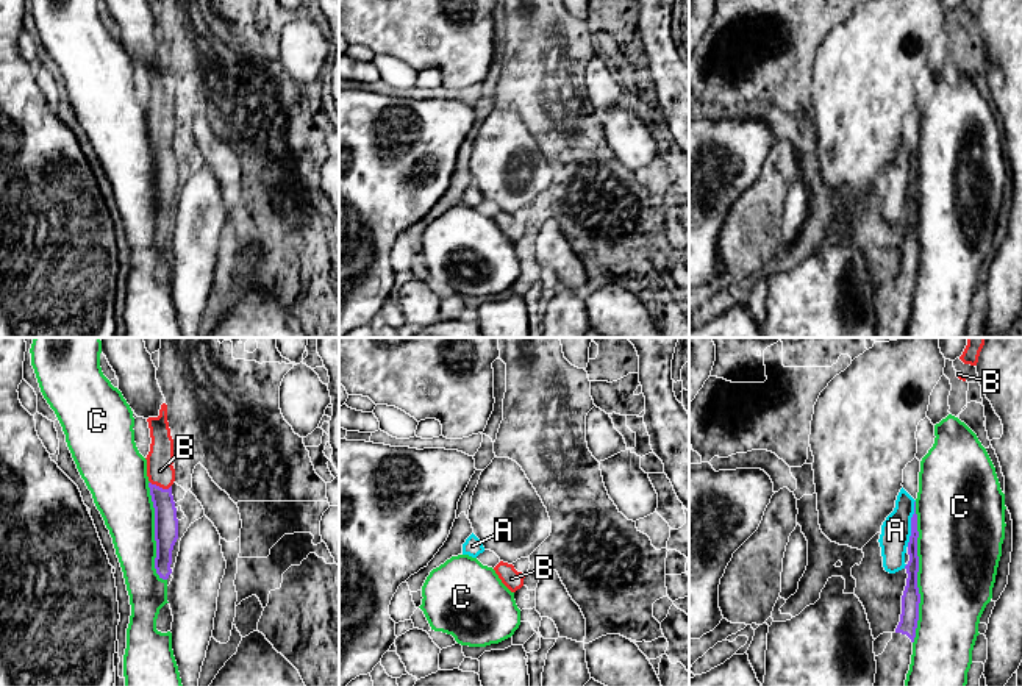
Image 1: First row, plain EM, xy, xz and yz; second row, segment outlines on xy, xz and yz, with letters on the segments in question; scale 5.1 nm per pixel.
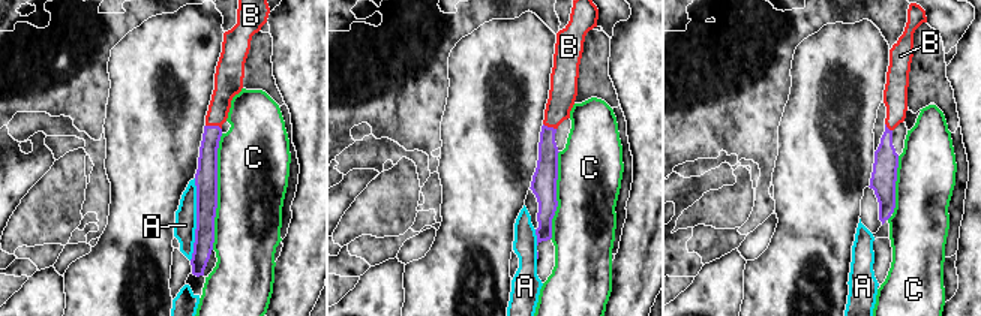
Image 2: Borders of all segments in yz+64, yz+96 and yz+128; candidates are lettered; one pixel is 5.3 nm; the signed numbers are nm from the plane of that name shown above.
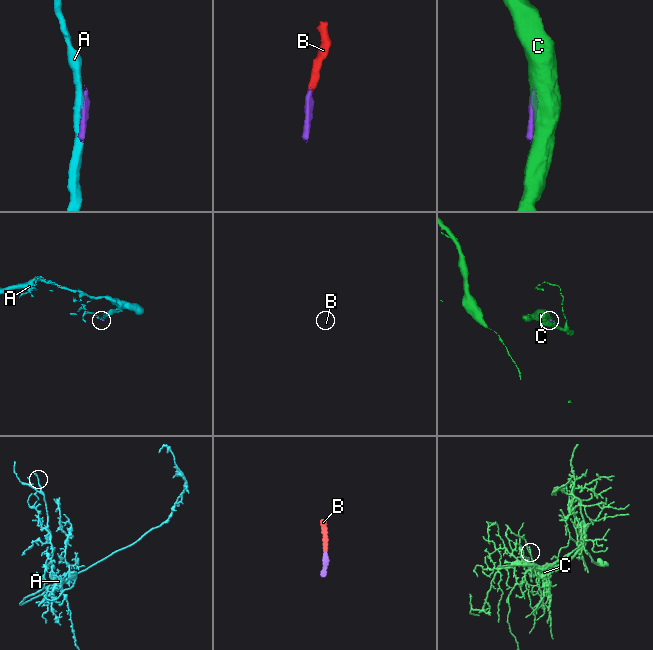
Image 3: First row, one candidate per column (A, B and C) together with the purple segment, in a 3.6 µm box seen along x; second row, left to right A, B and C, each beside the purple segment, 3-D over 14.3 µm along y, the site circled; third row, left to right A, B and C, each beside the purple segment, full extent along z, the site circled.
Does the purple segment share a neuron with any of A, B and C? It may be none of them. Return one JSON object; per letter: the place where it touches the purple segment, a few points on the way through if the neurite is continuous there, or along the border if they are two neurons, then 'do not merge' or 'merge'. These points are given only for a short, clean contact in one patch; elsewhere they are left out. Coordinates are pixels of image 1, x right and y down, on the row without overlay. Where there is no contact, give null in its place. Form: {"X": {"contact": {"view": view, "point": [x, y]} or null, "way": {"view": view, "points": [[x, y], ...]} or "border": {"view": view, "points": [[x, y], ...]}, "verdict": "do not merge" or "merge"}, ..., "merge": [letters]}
{"A": {"contact": {"view": "yz", "point": [911, 174]}, "verdict": "do not merge"}, "B": {"contact": {"view": "xy", "point": [161, 138]}, "way": {"view": "xy", "points": [[166, 174], [161, 138], [160, 121]]}, "verdict": "merge"}, "C": {"contact": {"view": "yz", "point": [918, 221]}, "verdict": "do not merge"}, "merge": ["B"]}

